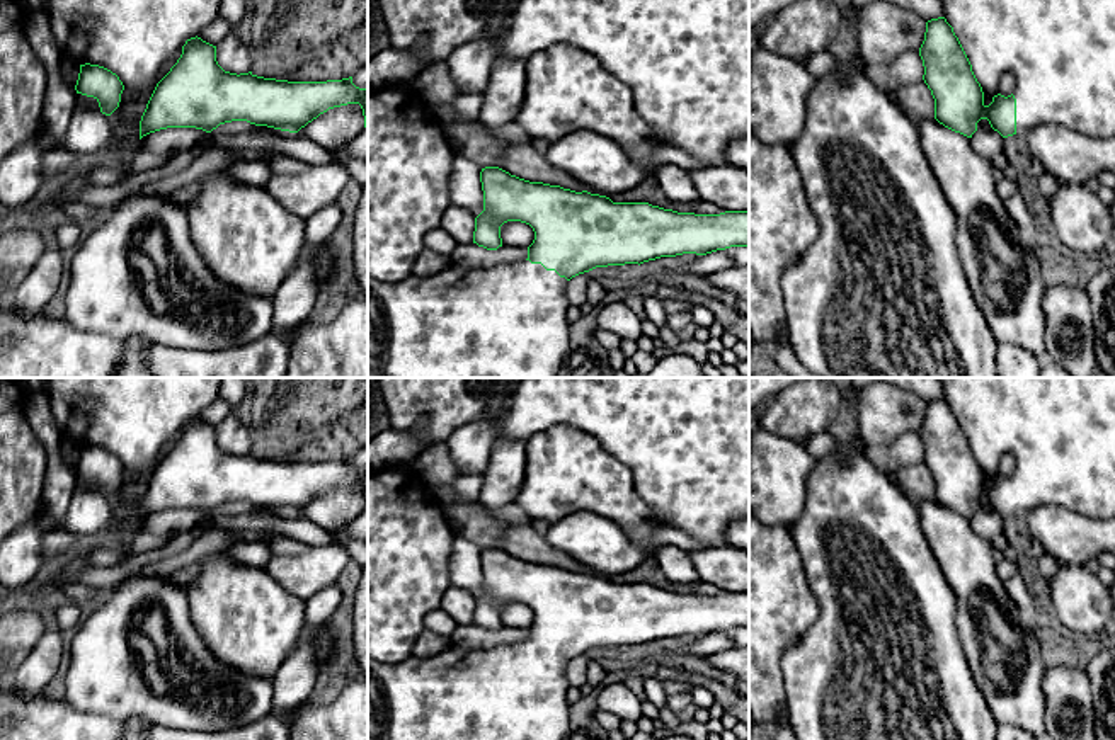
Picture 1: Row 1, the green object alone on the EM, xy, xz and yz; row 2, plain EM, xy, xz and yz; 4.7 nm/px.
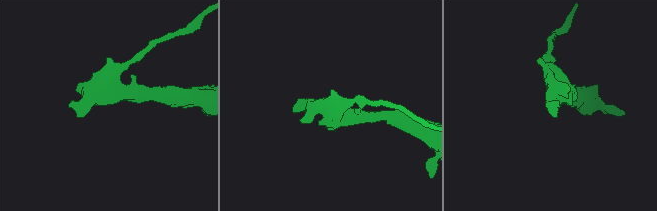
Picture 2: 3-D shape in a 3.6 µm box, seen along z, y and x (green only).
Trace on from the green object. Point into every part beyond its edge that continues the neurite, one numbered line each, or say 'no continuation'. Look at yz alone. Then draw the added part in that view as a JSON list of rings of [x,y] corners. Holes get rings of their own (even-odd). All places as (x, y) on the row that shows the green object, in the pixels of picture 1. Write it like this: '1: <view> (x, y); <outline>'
1: yz (1061, 53); [[[940,0],[943,5],[943,17],[953,27],[977,82],[984,92],[984,105],[992,102],[999,94],[1001,77],[1009,71],[1015,77],[1016,99],[1016,134],[1026,134],[1038,124],[1055,122],[1096,139],[1115,136],[1115,0]]]

